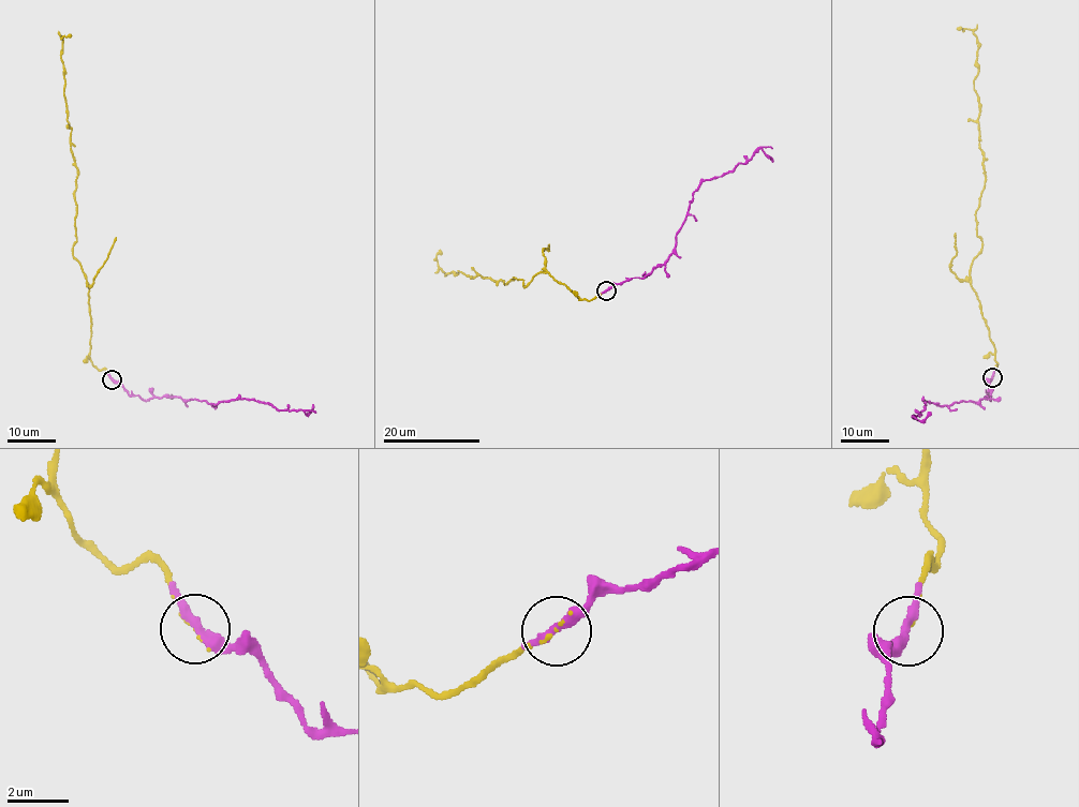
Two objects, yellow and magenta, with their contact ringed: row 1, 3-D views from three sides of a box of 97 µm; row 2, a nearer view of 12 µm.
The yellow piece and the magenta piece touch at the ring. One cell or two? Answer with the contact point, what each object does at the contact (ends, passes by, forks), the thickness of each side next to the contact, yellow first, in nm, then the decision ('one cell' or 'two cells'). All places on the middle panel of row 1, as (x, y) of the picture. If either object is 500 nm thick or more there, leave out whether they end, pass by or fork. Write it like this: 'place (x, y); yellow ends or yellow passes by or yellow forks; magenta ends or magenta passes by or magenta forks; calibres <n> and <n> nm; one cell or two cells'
place (606, 290); yellow ends; magenta passes by; calibres 80 and 320 nm; one cell

